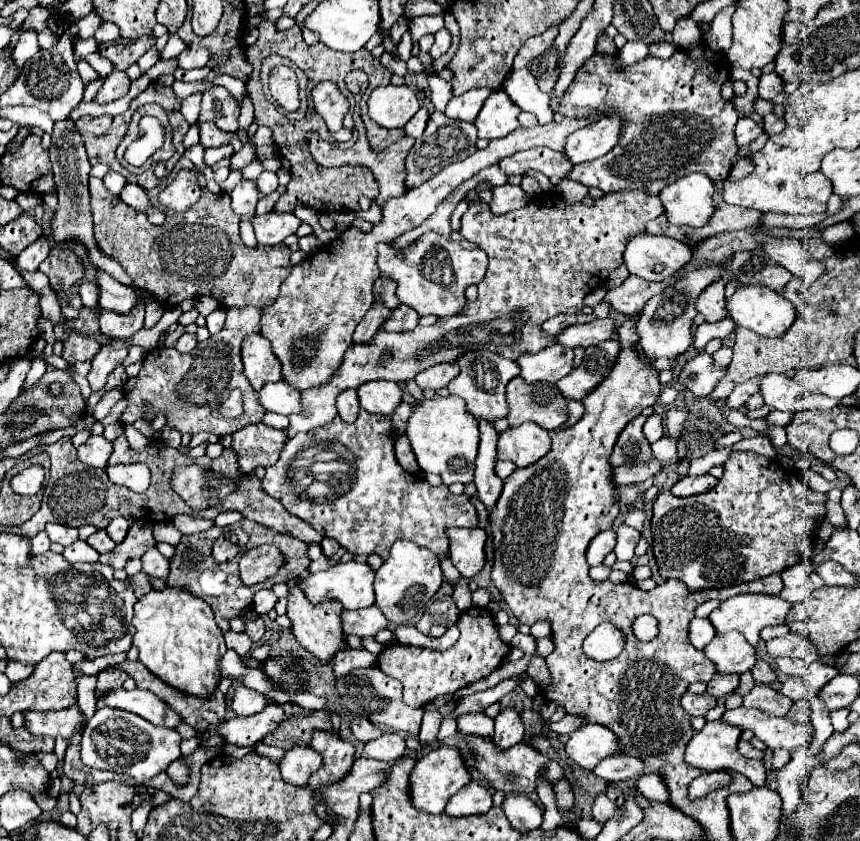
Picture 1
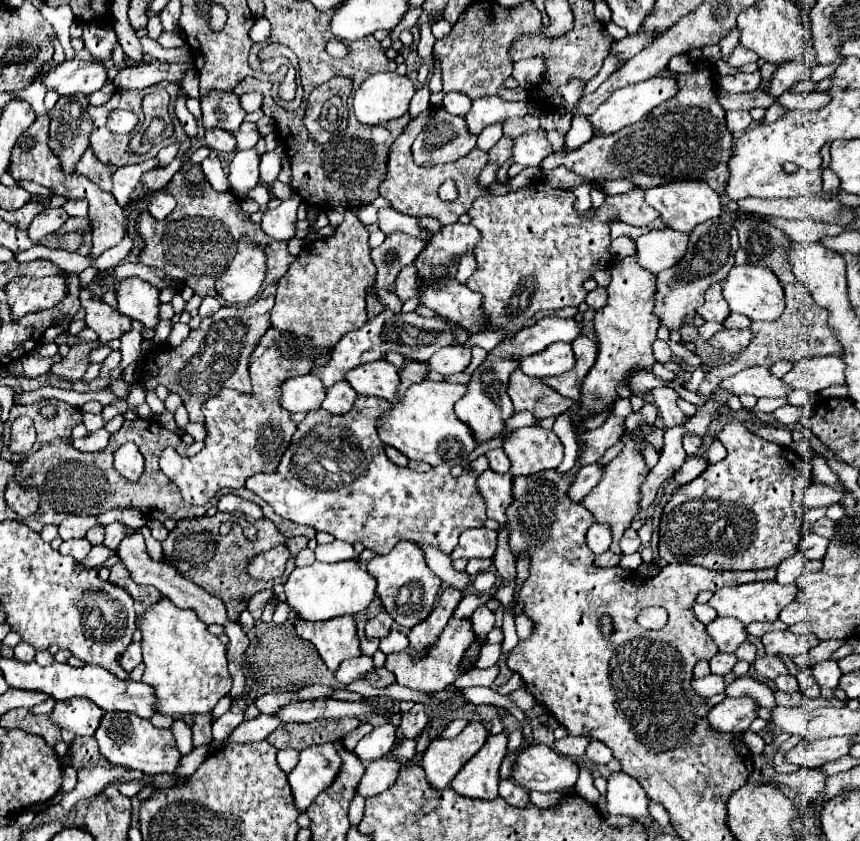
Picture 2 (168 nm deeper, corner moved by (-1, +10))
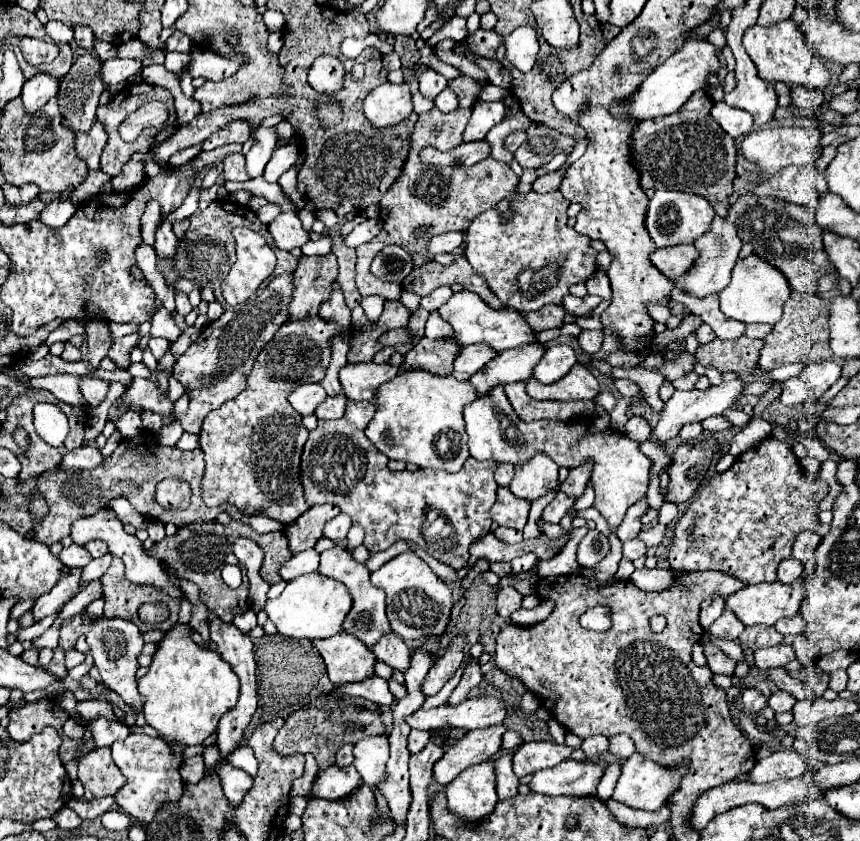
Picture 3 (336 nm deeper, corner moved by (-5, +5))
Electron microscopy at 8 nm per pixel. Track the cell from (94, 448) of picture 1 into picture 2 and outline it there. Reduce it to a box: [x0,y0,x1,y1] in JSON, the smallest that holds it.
[72,427,110,453]

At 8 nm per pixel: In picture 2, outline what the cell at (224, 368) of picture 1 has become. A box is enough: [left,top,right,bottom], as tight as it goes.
[138,285,276,423]

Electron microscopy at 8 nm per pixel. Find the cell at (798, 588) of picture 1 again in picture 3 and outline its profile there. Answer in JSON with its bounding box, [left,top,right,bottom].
[776,558,802,584]

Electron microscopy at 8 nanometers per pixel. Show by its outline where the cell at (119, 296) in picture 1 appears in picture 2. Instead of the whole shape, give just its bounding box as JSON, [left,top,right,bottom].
[114,277,160,329]

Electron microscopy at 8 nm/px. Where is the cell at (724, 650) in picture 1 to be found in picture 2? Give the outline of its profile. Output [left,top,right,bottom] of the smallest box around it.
[706,617,748,653]

